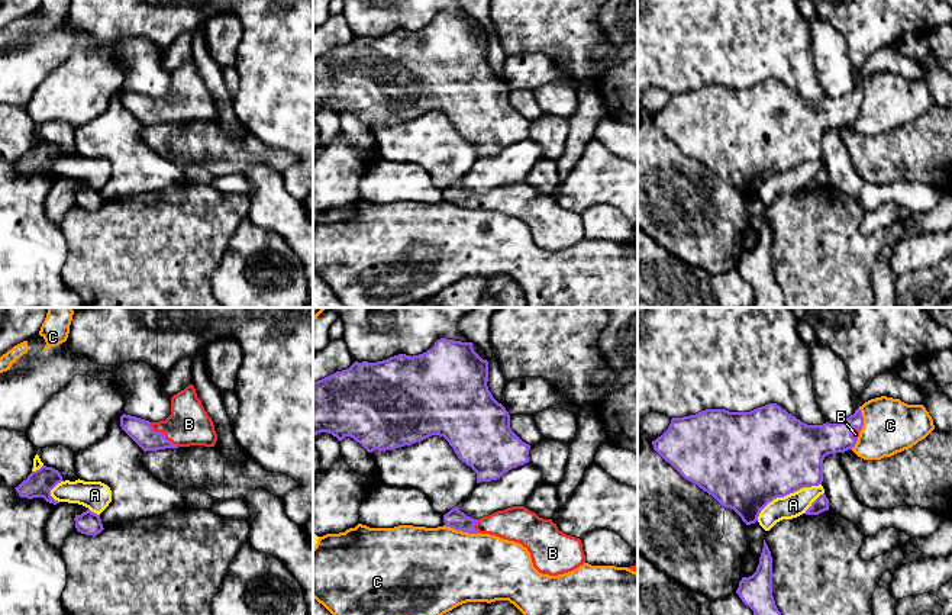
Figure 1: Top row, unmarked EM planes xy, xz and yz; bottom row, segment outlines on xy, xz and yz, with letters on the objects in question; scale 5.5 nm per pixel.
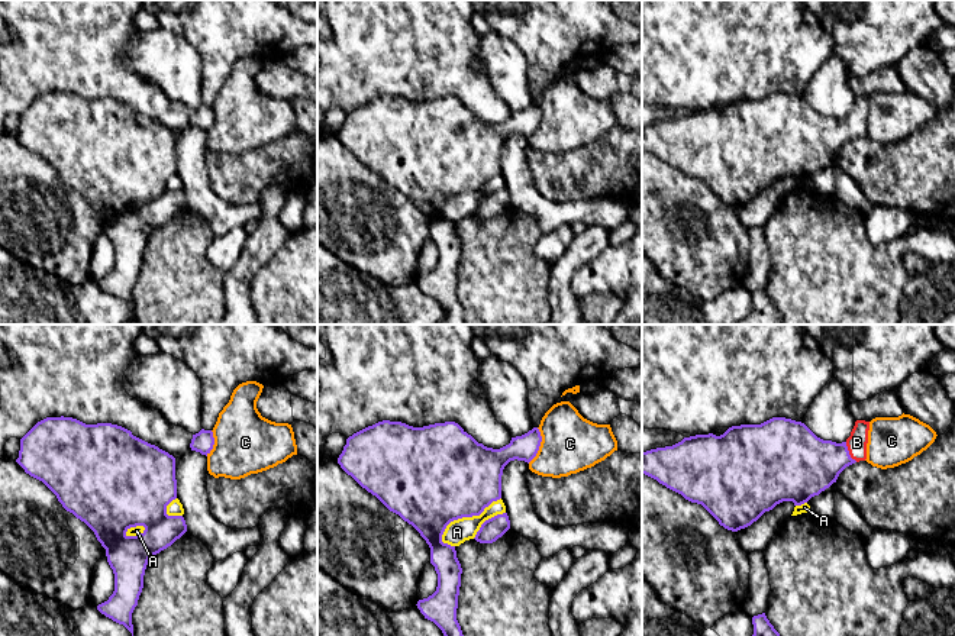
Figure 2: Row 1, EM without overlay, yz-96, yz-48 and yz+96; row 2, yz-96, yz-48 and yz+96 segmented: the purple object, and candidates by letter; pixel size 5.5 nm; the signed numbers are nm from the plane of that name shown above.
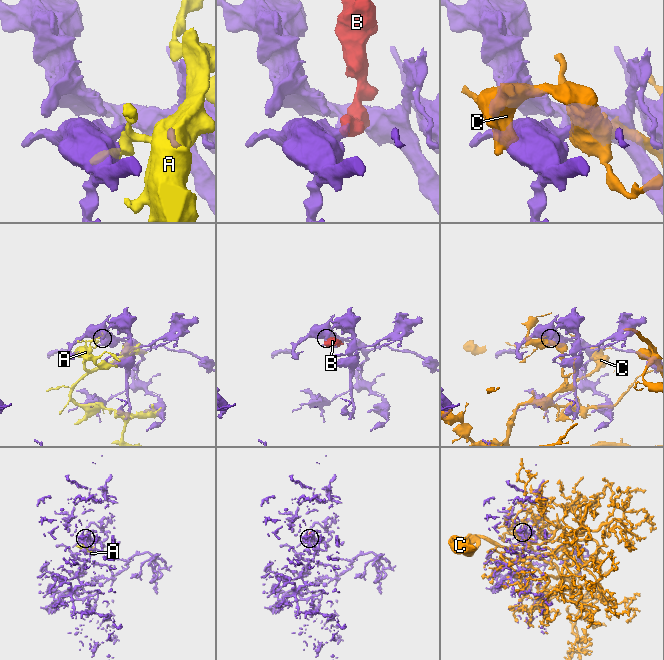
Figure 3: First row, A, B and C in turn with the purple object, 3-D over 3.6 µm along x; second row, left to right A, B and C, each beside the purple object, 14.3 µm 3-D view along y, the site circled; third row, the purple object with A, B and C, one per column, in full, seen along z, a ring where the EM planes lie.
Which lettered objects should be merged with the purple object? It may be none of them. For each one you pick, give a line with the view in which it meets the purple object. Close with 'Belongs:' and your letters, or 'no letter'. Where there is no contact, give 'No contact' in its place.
B: Touches purple in xy
Belongs: B

